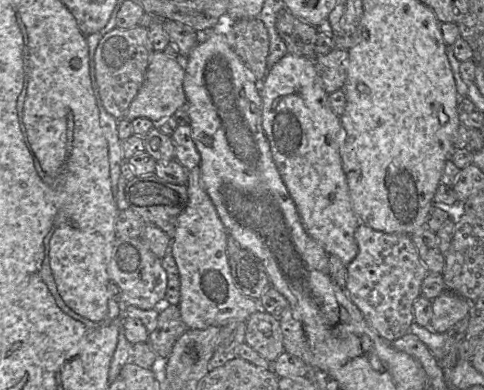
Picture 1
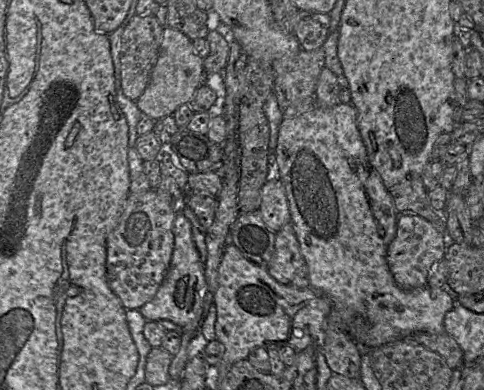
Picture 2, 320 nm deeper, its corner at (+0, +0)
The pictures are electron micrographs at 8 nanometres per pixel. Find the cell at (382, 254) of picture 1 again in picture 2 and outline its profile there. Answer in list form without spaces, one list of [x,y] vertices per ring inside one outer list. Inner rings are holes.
[[[397,213],[397,231],[387,249],[387,263],[398,286],[405,290],[426,286],[433,268],[444,258],[445,234],[417,214]]]

